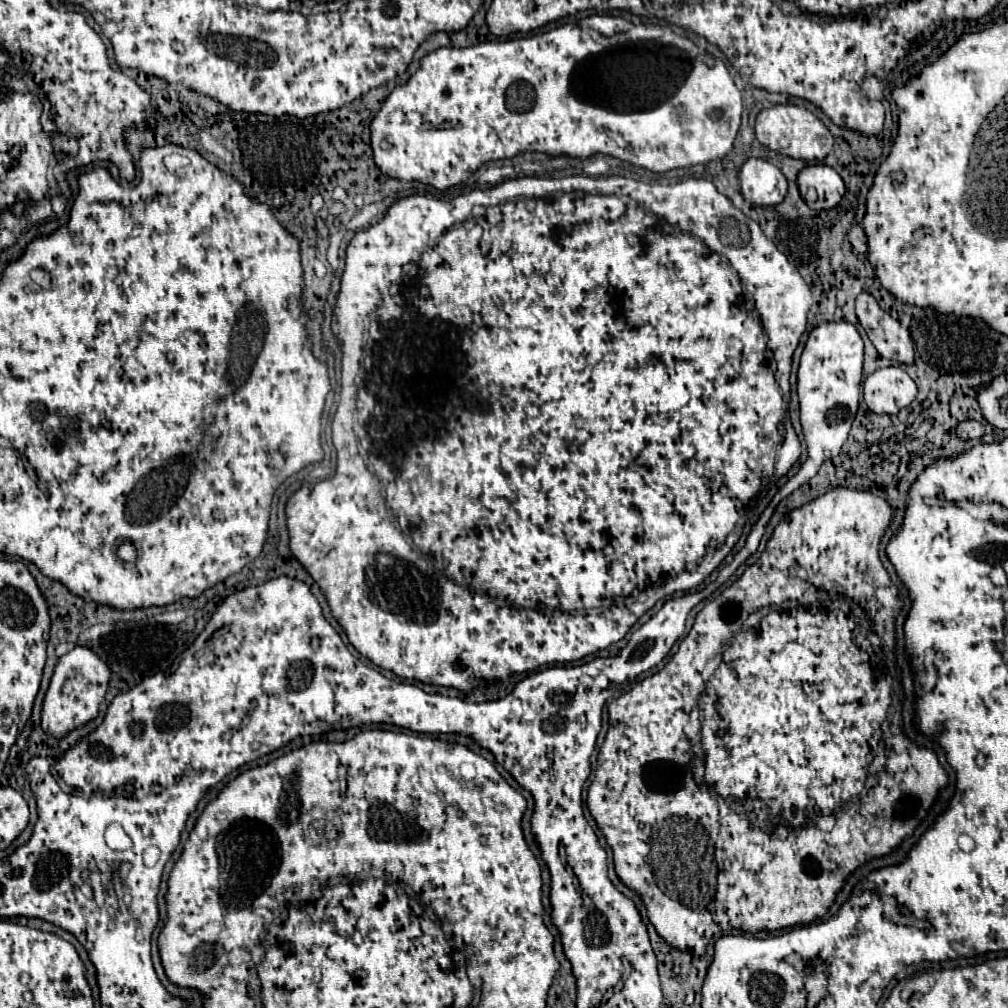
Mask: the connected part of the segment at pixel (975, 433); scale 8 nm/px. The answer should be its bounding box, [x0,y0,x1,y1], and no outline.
[957,419,985,439]

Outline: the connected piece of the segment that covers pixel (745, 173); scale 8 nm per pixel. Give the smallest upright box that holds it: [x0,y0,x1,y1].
[739,159,787,205]

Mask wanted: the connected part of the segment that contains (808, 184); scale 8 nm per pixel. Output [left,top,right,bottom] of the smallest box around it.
[797,165,845,209]

